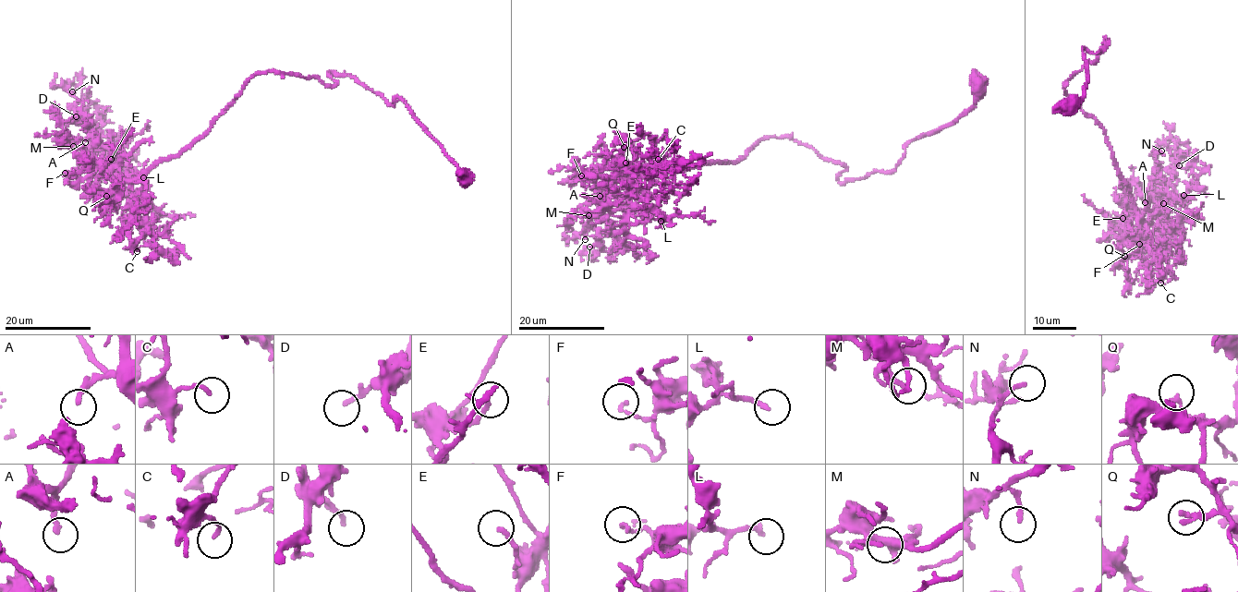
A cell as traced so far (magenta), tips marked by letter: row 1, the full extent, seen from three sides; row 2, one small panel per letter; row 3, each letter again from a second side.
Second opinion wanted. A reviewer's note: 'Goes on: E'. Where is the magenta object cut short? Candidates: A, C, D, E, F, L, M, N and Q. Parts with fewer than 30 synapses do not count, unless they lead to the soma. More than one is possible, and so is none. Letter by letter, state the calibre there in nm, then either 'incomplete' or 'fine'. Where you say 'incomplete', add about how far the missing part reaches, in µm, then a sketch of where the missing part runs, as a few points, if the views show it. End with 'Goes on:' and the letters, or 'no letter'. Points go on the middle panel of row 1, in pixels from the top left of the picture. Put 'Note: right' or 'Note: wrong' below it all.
A: calibre 200 nm; incomplete; missing 10 µm; course (600, 196), (597, 200), (589, 200), (583, 196), (567, 196), (562, 199)
C: calibre 150 nm; fine
D: calibre 160 nm; fine
E: calibre 160 nm; fine
F: calibre 150 nm; fine
L: calibre 180 nm; fine
M: calibre 160 nm; fine
N: calibre 170 nm; fine
Q: calibre 140 nm; fine
Goes on: A
Note: wrong

